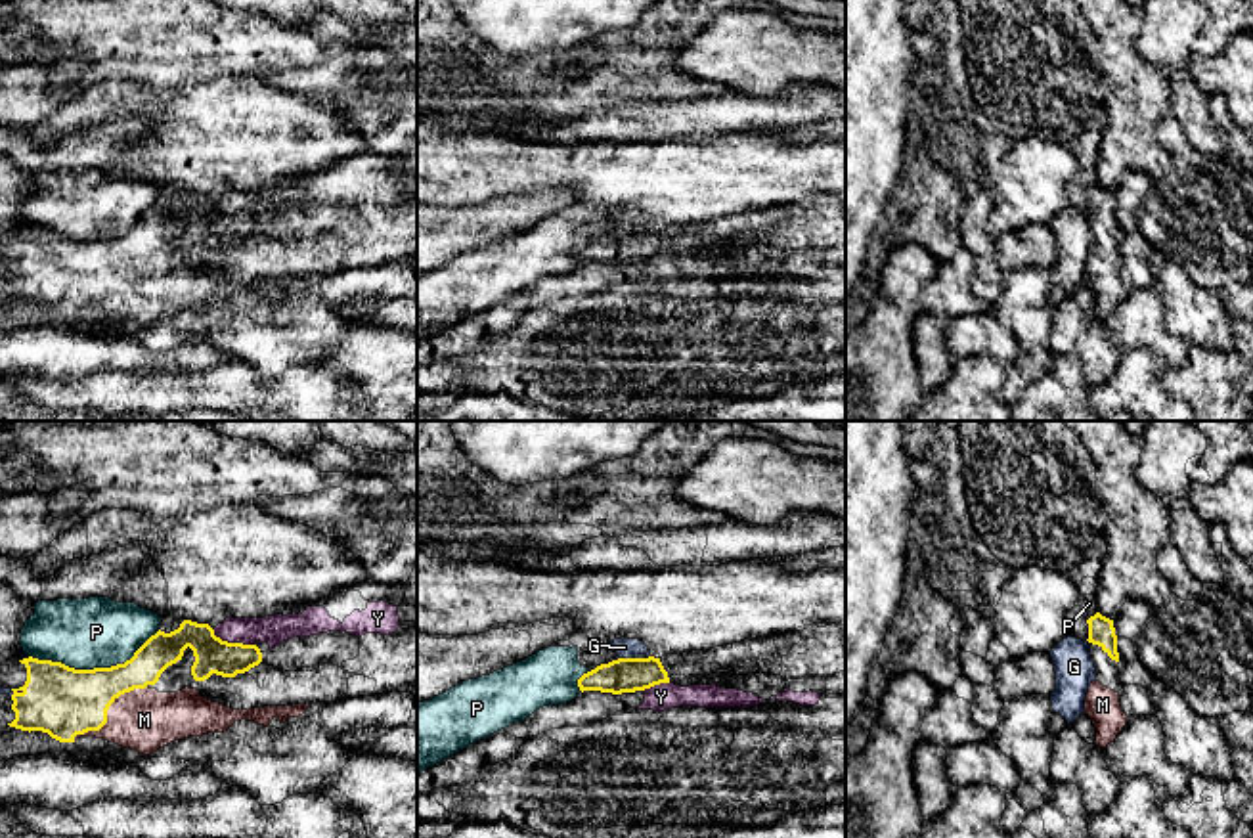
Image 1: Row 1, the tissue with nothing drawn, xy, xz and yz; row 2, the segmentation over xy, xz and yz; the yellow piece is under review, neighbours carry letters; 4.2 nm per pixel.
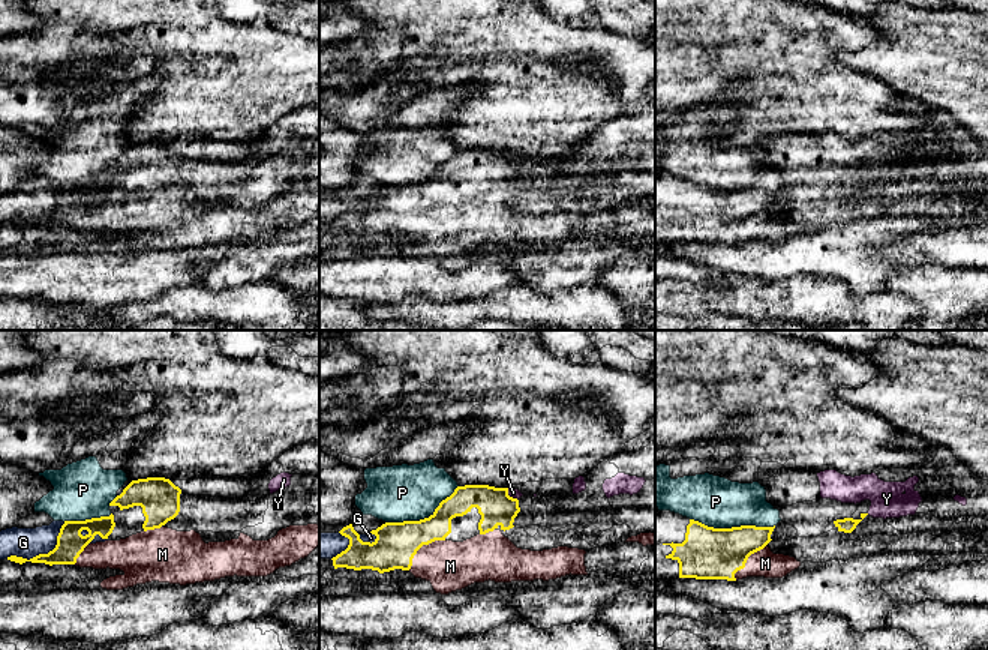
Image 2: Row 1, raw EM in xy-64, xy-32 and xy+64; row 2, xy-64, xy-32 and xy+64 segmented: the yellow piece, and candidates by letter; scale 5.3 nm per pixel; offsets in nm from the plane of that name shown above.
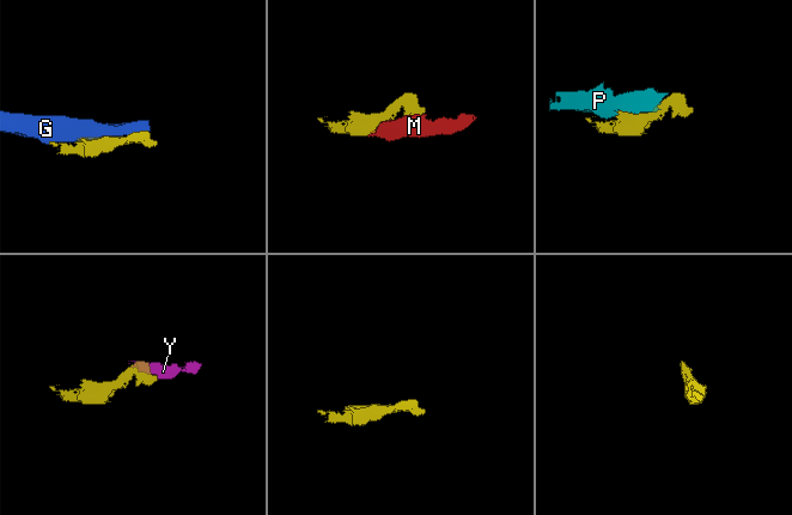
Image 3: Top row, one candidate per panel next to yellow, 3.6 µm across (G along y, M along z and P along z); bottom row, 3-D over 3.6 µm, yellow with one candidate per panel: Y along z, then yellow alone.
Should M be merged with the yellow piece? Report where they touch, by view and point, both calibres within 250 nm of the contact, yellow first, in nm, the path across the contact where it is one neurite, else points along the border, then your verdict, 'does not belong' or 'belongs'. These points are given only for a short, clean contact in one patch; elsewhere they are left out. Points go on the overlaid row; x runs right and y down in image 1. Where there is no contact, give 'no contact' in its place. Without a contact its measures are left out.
xy (106, 712) | 300/260 nm | belongs

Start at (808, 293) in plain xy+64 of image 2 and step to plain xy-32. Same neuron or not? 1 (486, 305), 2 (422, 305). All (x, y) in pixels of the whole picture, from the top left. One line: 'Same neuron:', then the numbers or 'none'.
Same neuron: 1, 2

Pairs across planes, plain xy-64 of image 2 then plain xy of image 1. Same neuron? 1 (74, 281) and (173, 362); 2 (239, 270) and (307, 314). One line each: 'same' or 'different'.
1: same
2: same

